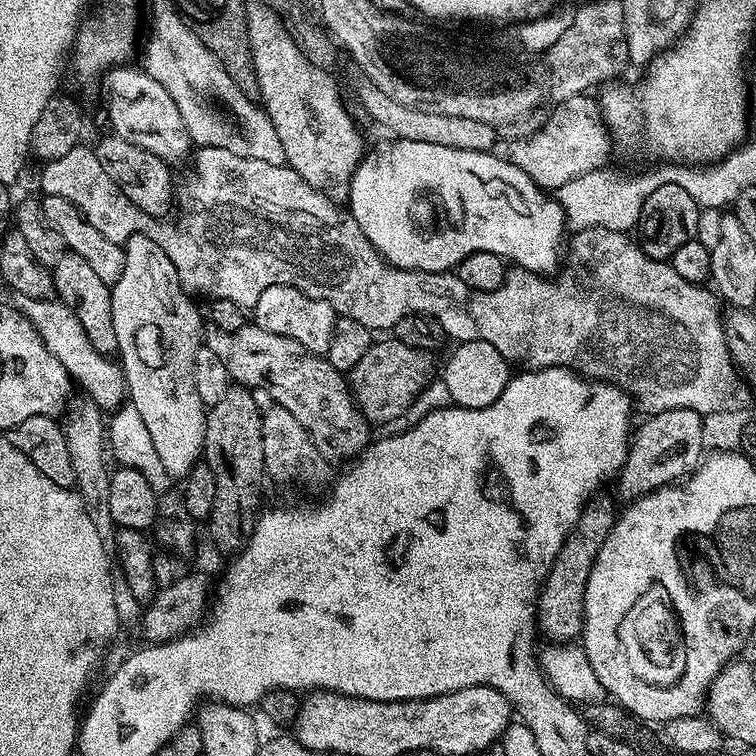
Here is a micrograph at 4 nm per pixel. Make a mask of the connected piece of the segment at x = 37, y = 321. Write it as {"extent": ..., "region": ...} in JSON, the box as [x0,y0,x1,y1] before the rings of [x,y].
{"extent":[14,296,126,410],"region":[[[16,296],[14,307],[27,318],[38,330],[42,342],[46,342],[46,348],[50,350],[62,366],[66,366],[69,376],[78,385],[87,399],[92,400],[102,410],[116,410],[125,403],[126,389],[124,387],[124,370],[115,359],[103,356],[94,346],[90,346],[90,338],[86,338],[86,332],[82,330],[82,322],[74,318],[74,310],[66,306],[59,298],[50,300],[35,300],[25,296]]]}

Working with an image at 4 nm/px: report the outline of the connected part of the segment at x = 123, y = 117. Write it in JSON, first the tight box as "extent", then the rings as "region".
{"extent":[99,66,190,162],"region":[[[117,66],[99,77],[100,96],[104,99],[104,112],[108,115],[111,131],[120,139],[148,150],[167,162],[180,160],[190,152],[186,125],[178,114],[174,101],[161,83],[139,67]]]}

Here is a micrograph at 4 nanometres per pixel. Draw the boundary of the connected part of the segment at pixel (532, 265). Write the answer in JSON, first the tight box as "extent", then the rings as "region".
{"extent":[346,138,566,274],"region":[[[395,138],[385,141],[365,151],[353,172],[346,208],[350,219],[358,222],[362,234],[366,234],[392,267],[447,272],[478,251],[489,251],[505,262],[539,274],[552,274],[561,267],[562,249],[566,244],[562,206],[525,172],[518,170],[518,166],[506,158],[499,160],[495,151],[453,150],[450,146],[433,146],[431,142]]]}

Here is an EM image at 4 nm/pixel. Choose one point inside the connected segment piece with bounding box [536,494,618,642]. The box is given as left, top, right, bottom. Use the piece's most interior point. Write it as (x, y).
(560, 605)

